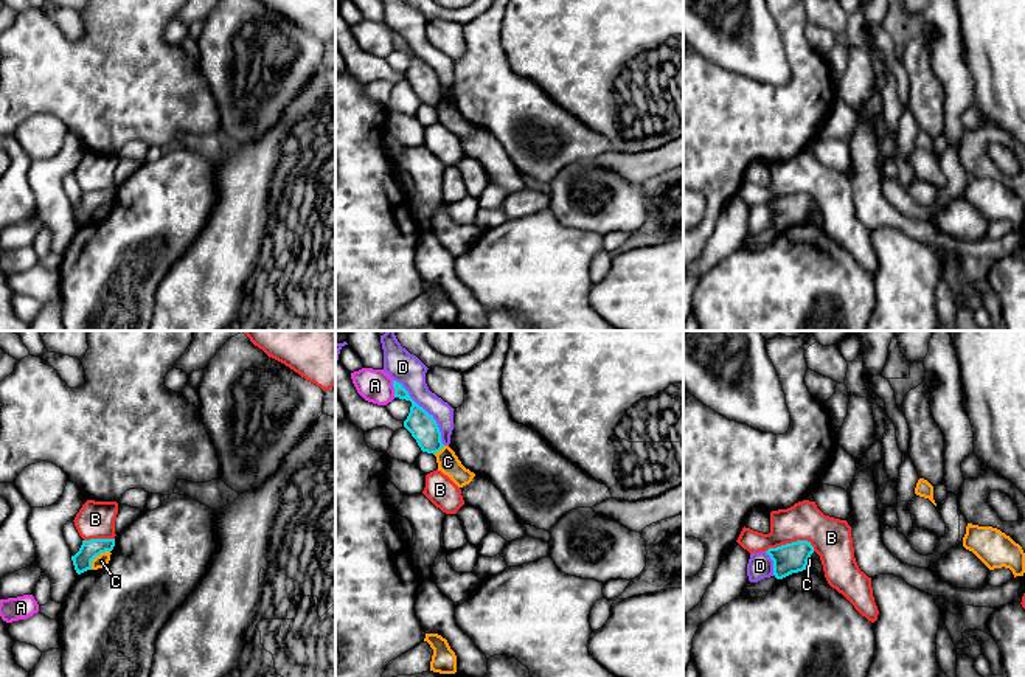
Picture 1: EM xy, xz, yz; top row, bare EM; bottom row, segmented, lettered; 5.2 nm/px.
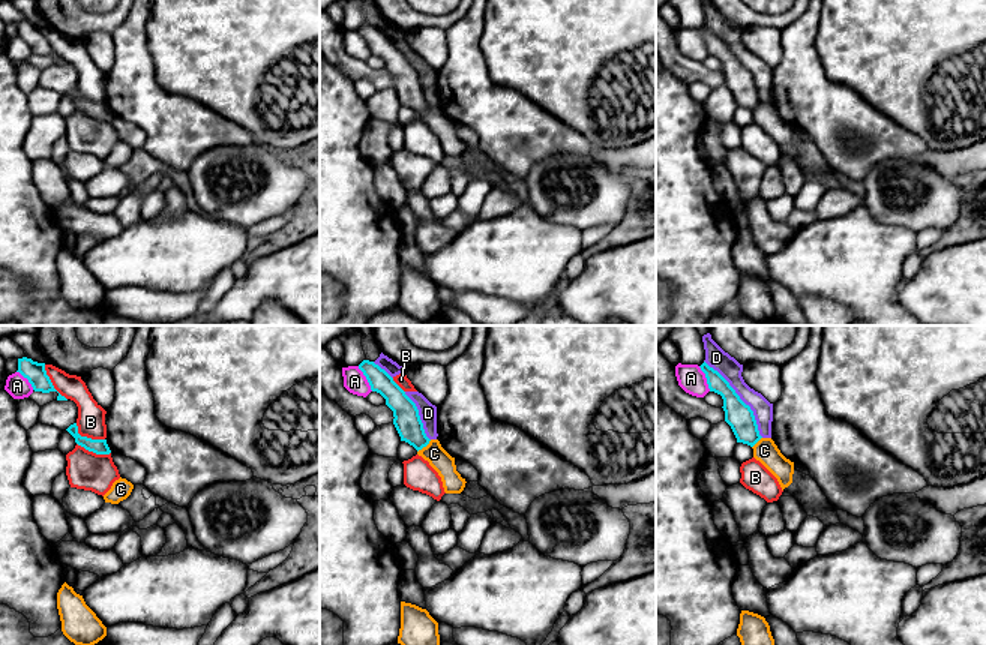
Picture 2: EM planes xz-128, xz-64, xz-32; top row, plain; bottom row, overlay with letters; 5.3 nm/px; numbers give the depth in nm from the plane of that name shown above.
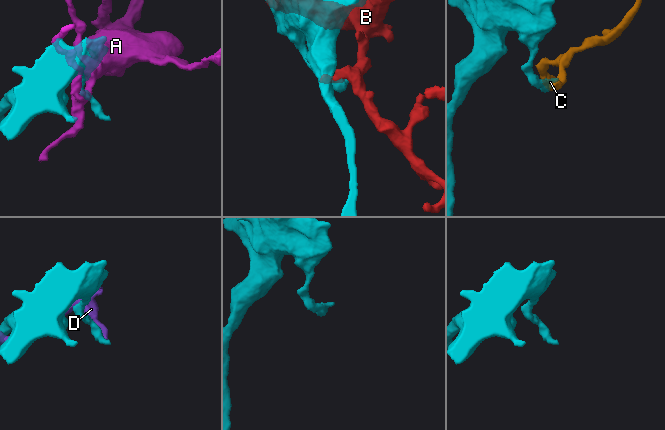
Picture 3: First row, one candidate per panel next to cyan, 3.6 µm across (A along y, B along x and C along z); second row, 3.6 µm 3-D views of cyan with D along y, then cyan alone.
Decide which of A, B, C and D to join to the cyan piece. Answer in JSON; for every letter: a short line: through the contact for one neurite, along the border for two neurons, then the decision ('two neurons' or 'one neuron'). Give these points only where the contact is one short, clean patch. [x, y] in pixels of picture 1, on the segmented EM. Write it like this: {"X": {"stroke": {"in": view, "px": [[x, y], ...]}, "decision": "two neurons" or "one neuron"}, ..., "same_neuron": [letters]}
{"A": {"decision": "two neurons"}, "B": {"decision": "two neurons"}, "C": {"stroke": {"in": "xy", "px": [[109, 550], [98, 555], [92, 561], [90, 569]]}, "decision": "two neurons"}, "D": {"decision": "two neurons"}, "same_neuron": []}

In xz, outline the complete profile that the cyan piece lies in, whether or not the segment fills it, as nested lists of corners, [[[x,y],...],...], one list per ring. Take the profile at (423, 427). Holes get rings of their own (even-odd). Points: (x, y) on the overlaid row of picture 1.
[[[393,380],[393,388],[394,398],[412,402],[410,413],[404,421],[404,427],[412,433],[422,452],[433,455],[440,452],[444,444],[441,441],[440,427],[433,416],[429,415],[410,398],[408,391],[402,387],[402,384]]]

